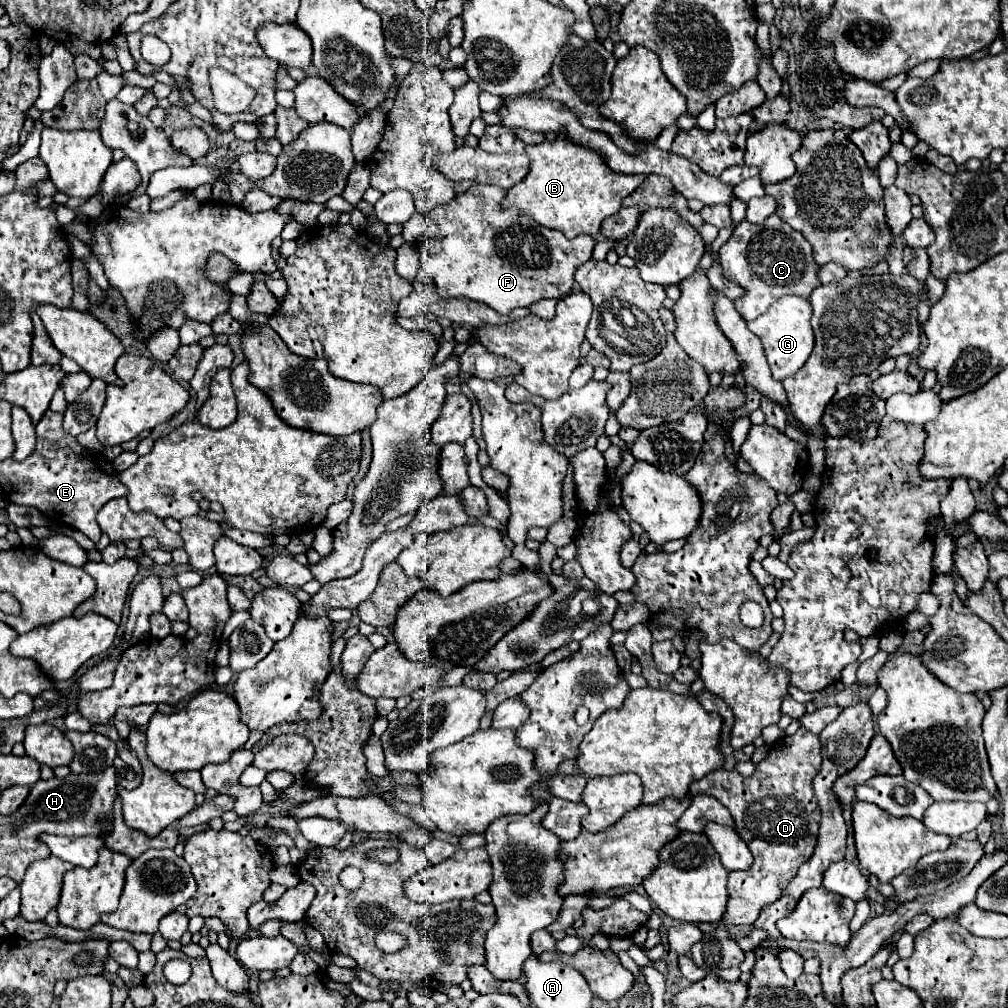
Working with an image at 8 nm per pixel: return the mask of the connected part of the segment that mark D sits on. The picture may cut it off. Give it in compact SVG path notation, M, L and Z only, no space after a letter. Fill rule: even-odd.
M801 727L795 735L783 737L775 743L767 757L755 765L751 777L743 777L739 771L719 769L689 785L691 797L711 795L731 811L735 831L755 857L747 871L731 871L729 875L729 903L723 917L725 925L753 925L761 909L779 899L783 889L797 875L797 869L813 855L821 821L819 801L813 793L813 777L819 773L819 767L819 737ZM765 799L775 799L777 805L763 805Z

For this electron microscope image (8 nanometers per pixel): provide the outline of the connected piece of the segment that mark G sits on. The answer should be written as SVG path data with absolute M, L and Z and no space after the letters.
M785 295L779 297L767 313L763 313L761 317L757 317L755 321L749 321L747 327L761 339L761 343L765 345L765 355L771 367L773 377L777 377L777 381L783 381L785 377L797 373L801 369L801 365L805 365L807 357L813 351L813 329L811 329L811 303L807 299L801 299L797 295Z

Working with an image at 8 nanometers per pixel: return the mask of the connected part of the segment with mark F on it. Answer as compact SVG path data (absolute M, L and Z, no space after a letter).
M473 183L467 191L457 193L453 201L441 203L429 213L429 227L417 241L421 253L419 273L435 281L437 293L441 297L467 297L487 303L497 313L509 315L515 307L529 307L541 299L559 299L571 293L571 287L575 283L573 275L585 261L591 259L597 241L589 235L565 239L561 231L547 229L535 223L533 217L525 213L501 207L501 201L505 201L505 193L507 191L501 187Z

